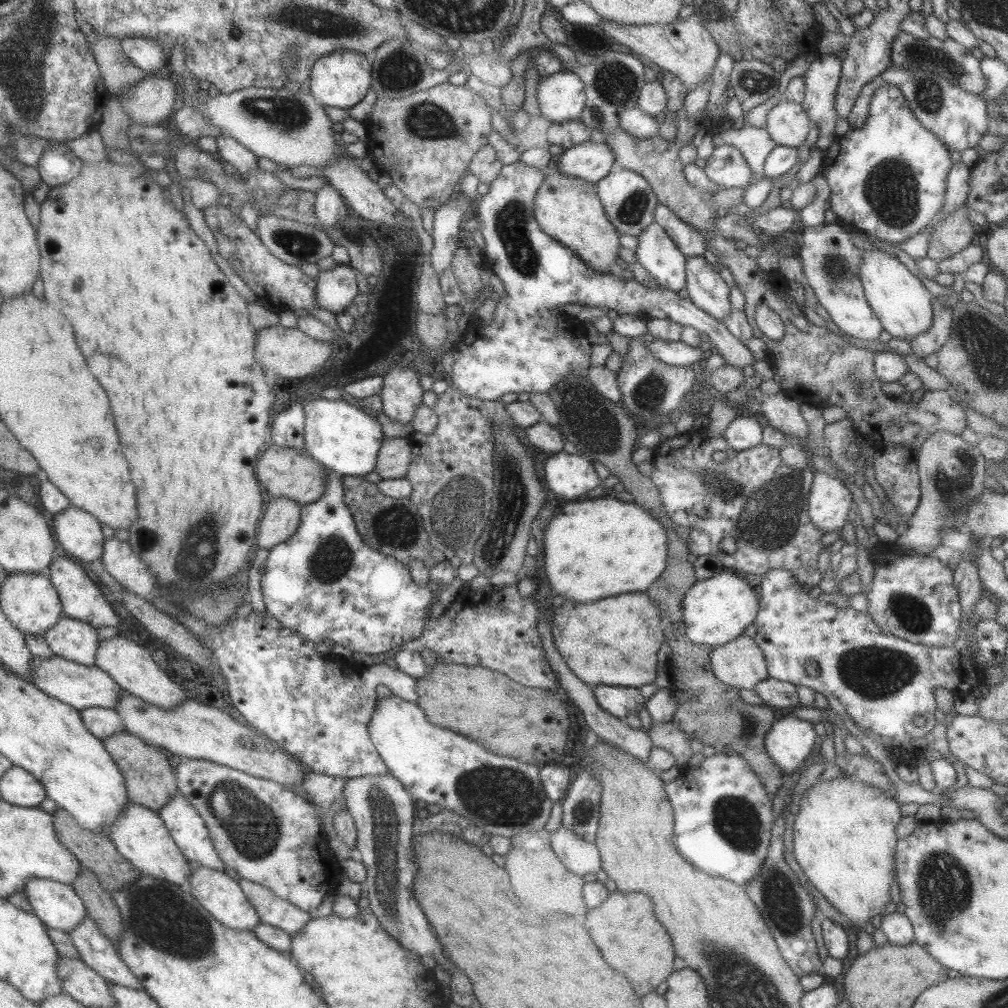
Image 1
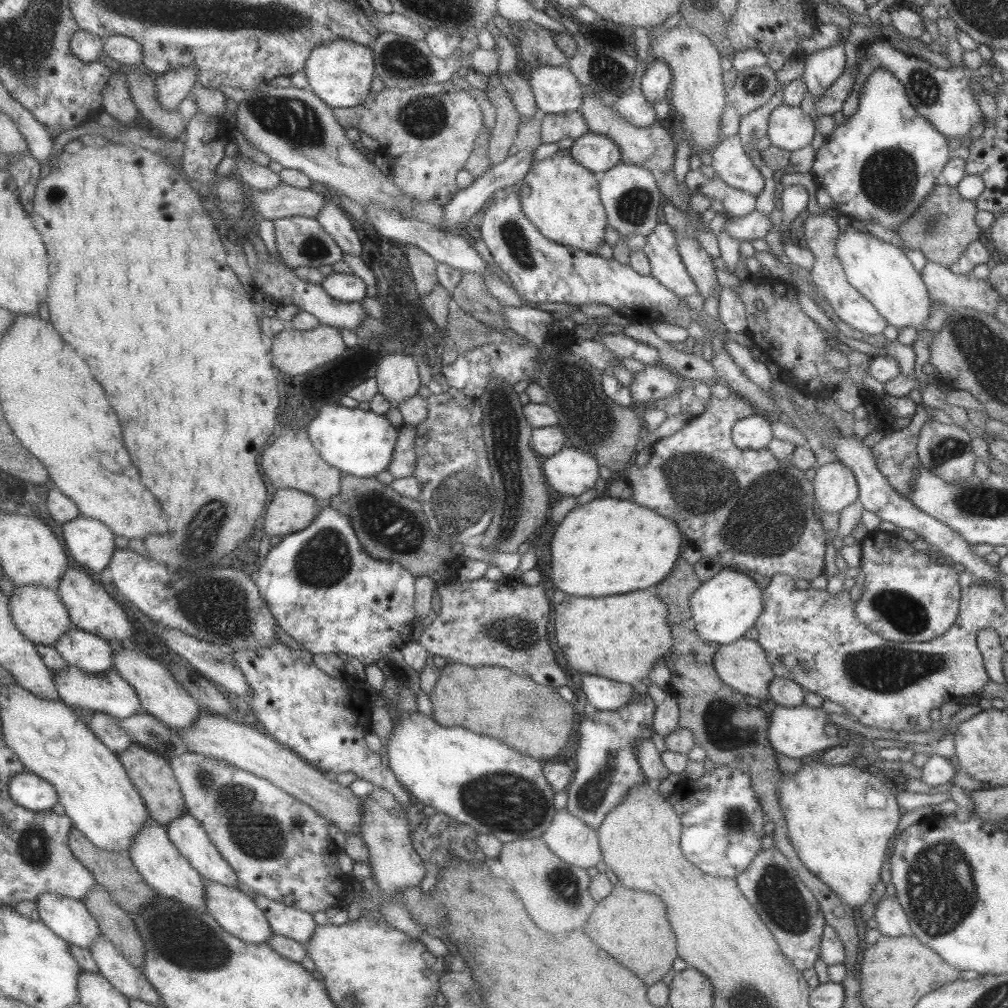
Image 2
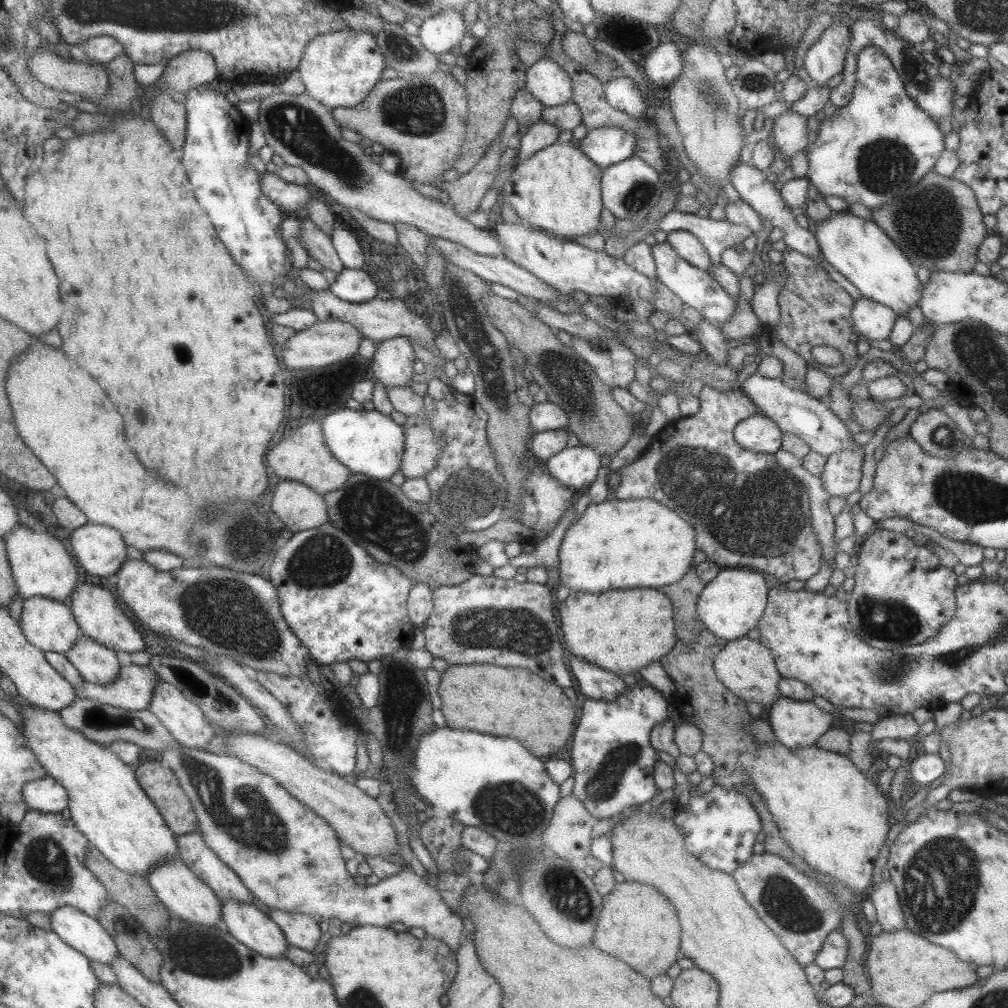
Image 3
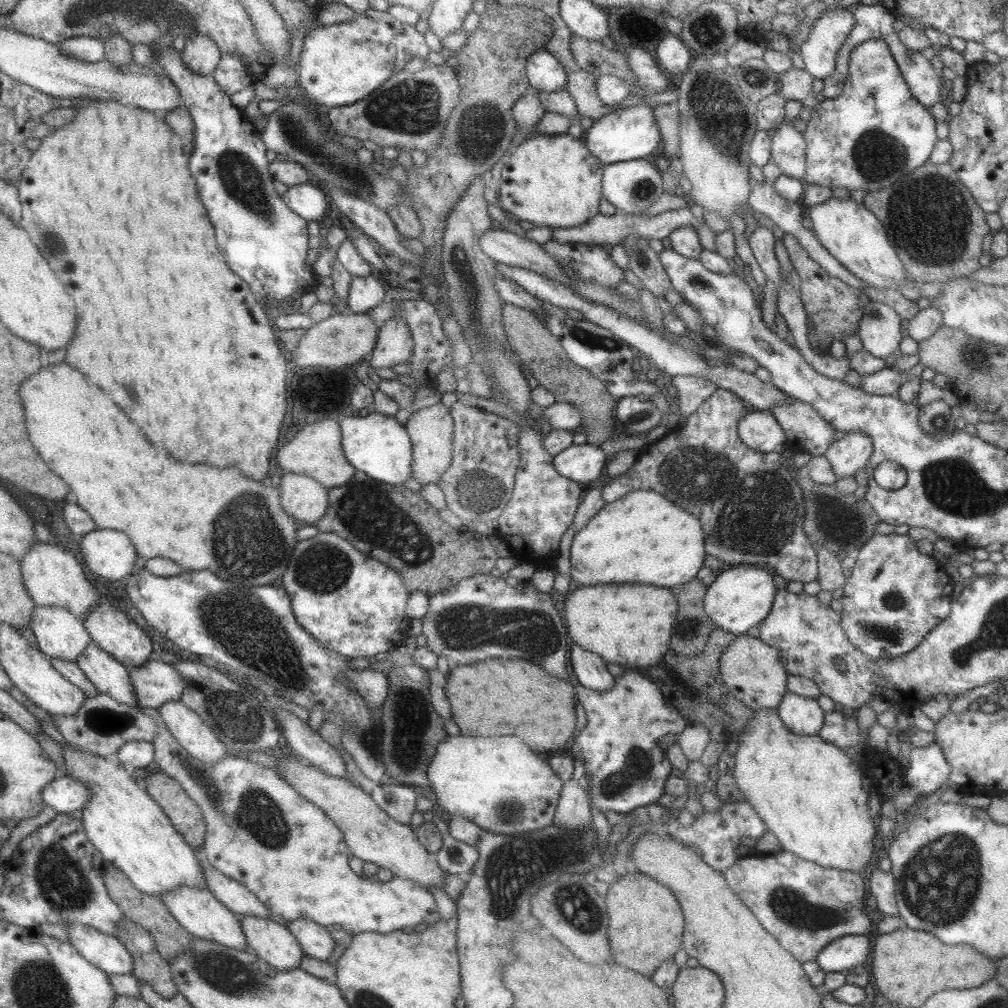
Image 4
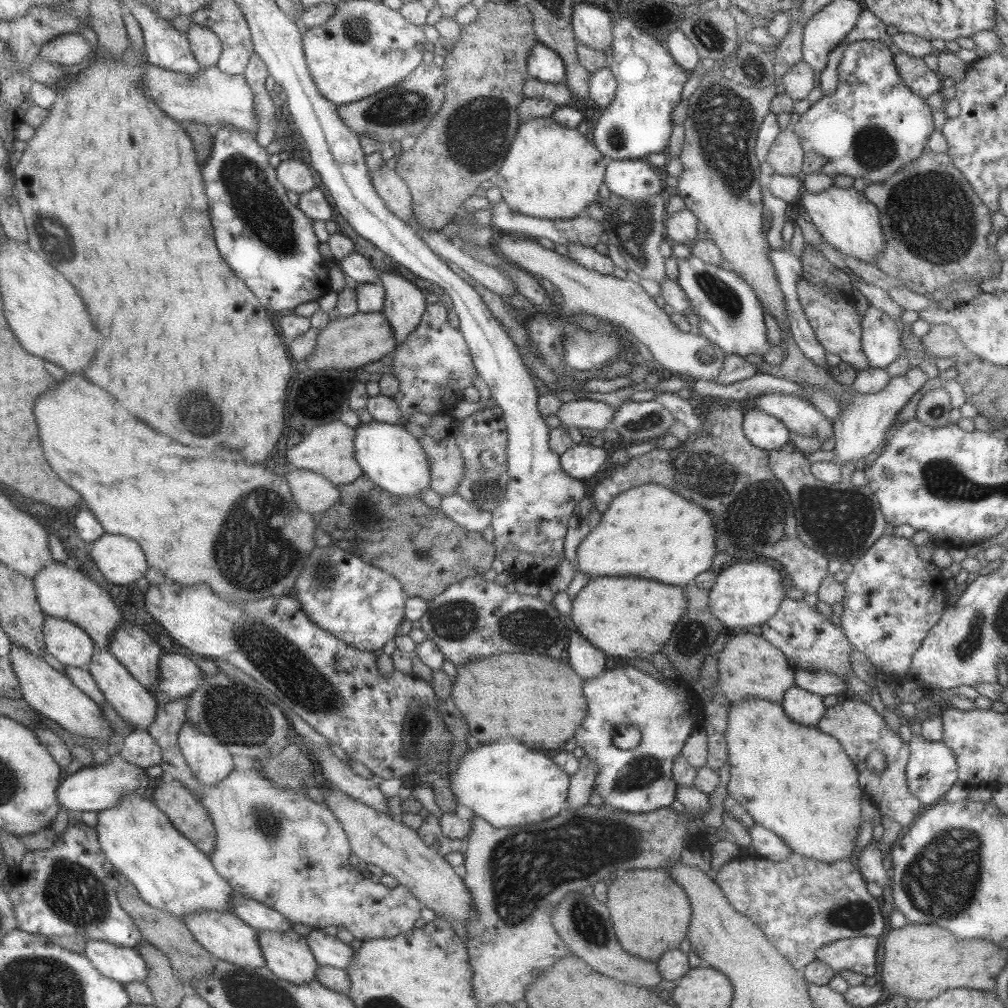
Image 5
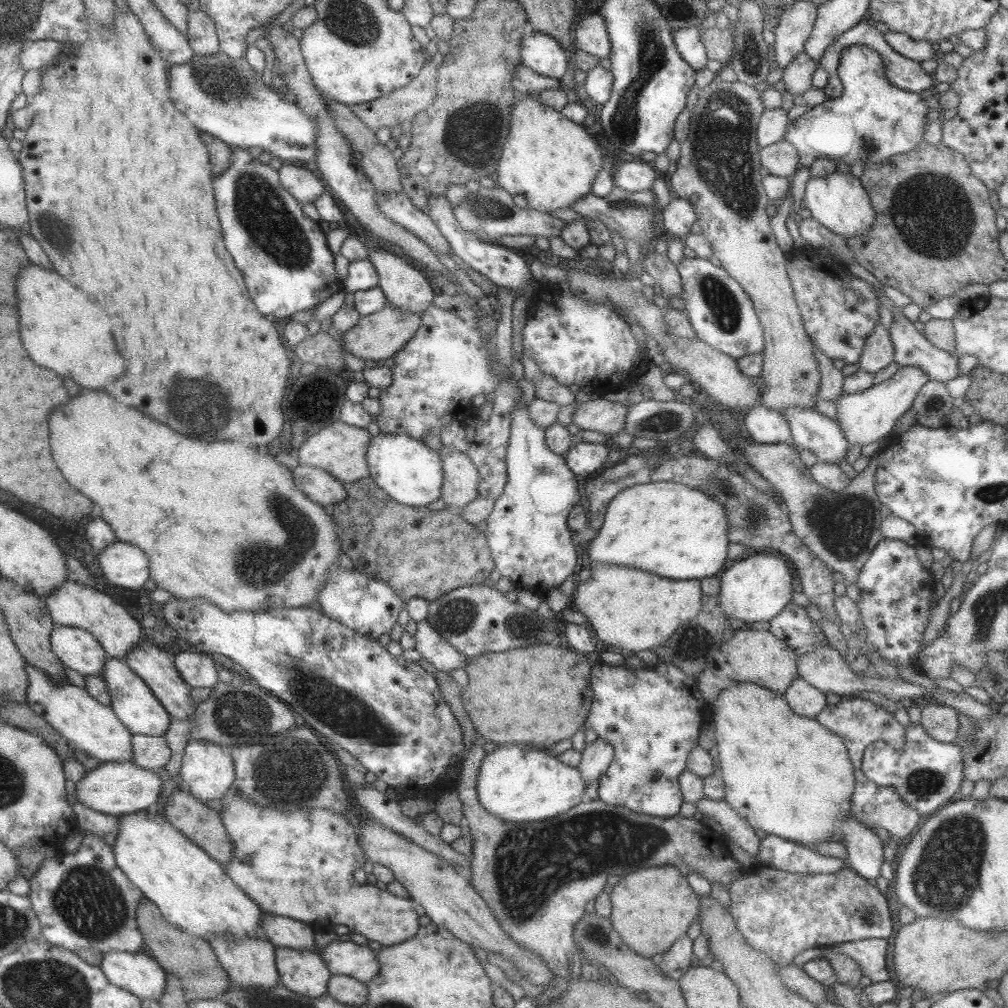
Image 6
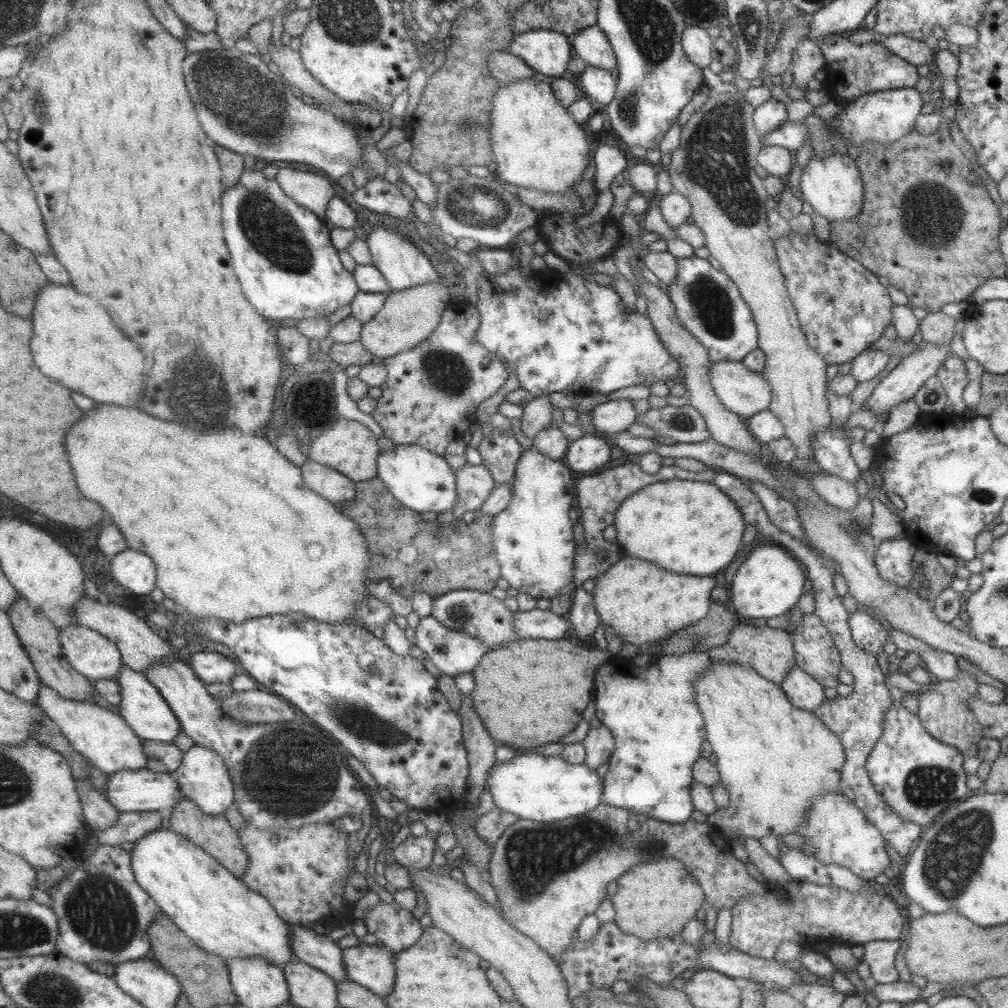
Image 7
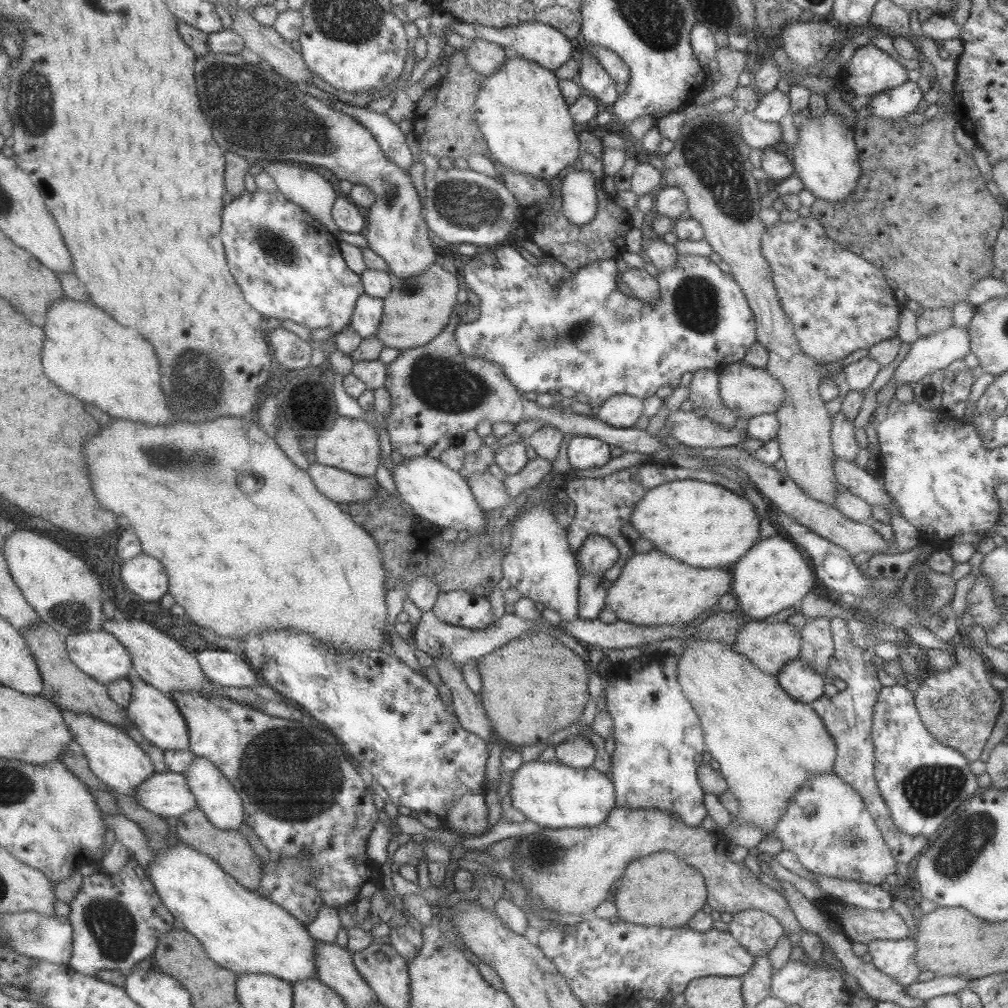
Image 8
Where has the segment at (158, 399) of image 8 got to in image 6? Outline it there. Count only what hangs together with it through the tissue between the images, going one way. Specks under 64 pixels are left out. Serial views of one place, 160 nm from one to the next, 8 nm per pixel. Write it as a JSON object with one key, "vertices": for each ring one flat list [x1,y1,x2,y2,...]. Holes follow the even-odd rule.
{"vertices":[[31,263,18,271,14,285,19,338,27,356,35,364,53,370,57,376,71,378,81,388,103,388,107,382,113,382,123,372,123,360,119,358,109,334,111,320,99,306,91,304,89,298,81,290,77,290,76,286,61,278,57,271,45,270]]}

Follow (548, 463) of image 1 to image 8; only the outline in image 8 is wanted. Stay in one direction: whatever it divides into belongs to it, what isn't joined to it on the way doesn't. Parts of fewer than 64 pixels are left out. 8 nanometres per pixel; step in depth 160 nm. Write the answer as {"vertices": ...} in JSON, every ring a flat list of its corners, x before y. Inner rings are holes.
{"vertices":[[573,435,569,440,566,454,570,466,575,469,599,468,609,462,611,447,598,438]]}

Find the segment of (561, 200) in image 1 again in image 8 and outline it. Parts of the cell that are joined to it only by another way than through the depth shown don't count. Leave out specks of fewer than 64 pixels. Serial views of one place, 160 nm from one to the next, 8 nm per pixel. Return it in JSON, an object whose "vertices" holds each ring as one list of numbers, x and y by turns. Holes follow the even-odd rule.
{"vertices":[[507,56,498,69,487,77,475,97,475,122,481,132,491,160,501,167,539,180,553,179,577,159,579,142,573,130,573,119,568,104,558,89,554,72,531,62,522,56]]}

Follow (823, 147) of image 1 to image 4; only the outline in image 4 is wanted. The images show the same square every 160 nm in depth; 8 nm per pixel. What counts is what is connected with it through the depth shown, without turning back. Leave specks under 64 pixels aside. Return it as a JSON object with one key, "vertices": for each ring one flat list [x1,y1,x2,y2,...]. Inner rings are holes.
{"vertices":[[832,8,831,10,826,9,823,11,820,17,815,19,807,39,798,48,798,54,804,62,803,70,813,78,819,78,819,80,827,78,834,71,837,51,843,46,854,24,853,15,846,9]]}

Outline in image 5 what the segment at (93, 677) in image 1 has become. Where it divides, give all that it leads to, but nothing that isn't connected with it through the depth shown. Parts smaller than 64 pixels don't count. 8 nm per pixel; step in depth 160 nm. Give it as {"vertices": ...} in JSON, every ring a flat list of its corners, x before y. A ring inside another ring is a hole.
{"vertices":[[167,652,159,657,158,665,157,673,159,673,159,680,157,680,157,688,151,692,158,704,186,697,197,689,199,684,203,684,201,680,203,680,203,676,205,675,201,673,199,668,185,654,169,654]]}

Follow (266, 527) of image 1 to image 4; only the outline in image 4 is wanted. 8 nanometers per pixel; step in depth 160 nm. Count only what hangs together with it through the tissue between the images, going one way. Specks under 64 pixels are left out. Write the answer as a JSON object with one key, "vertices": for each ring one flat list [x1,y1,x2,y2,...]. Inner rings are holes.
{"vertices":[[282,472,280,505,299,525,315,524,327,508,328,489,303,474]]}

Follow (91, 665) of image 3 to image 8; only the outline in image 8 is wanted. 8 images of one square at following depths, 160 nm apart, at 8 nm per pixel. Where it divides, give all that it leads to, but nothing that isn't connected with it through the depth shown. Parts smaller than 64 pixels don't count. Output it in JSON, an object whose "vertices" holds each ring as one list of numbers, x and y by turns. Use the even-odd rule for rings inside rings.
{"vertices":[[131,678,131,696,126,710,126,718,135,724,140,734,151,743,151,745,165,750,187,750,189,738,185,719,181,716,177,705,171,697,164,695,160,690,148,686,145,682]]}

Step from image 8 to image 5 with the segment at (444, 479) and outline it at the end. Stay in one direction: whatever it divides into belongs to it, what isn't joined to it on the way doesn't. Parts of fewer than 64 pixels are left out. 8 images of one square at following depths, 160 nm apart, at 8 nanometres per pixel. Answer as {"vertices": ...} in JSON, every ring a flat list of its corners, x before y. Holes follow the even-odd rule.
{"vertices":[[372,420,354,428,353,456,363,474,383,490,400,496,419,496,420,490,428,486,429,461,419,441,401,424,389,424]]}

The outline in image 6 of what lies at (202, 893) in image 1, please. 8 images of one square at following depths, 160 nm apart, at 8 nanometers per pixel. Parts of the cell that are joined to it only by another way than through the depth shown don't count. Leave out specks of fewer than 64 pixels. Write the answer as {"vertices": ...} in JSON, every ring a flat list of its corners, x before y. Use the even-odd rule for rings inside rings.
{"vertices":[[273,945,274,963,279,973,280,983,292,990,293,993,303,995,304,997,315,998,326,993,326,986,329,977,332,975,325,963,320,959,317,953,308,950,297,950,287,948,281,945]]}

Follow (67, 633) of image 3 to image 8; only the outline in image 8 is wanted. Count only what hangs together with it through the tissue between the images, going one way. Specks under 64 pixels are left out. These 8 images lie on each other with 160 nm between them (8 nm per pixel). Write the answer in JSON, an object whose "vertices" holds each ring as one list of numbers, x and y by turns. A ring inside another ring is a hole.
{"vertices":[[101,629,68,635,64,646,75,667,102,685,126,679,132,668,125,647]]}

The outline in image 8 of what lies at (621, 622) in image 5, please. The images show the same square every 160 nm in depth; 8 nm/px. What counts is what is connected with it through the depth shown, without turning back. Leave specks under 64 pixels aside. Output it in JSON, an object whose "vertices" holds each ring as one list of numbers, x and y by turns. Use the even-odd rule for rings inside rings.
{"vertices":[[645,552,636,554,622,566,619,576,608,583,605,595,605,606,613,611,617,621,627,622,637,626,669,626,691,623,700,614,705,614,711,606,718,604,719,597,729,592,732,575,729,568,719,570,713,568,691,568,674,558,667,558,663,552]]}

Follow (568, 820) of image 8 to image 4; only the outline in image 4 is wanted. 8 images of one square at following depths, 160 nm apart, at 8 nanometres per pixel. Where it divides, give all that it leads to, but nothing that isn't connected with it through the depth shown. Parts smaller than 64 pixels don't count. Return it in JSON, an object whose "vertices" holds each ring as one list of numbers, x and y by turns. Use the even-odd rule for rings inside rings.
{"vertices":[[446,736,437,744,435,756,431,757,425,774,439,808,450,816,467,818,484,831,497,834,523,834,551,824,563,784,560,778,555,778,547,760,529,752,529,748,513,736]]}

